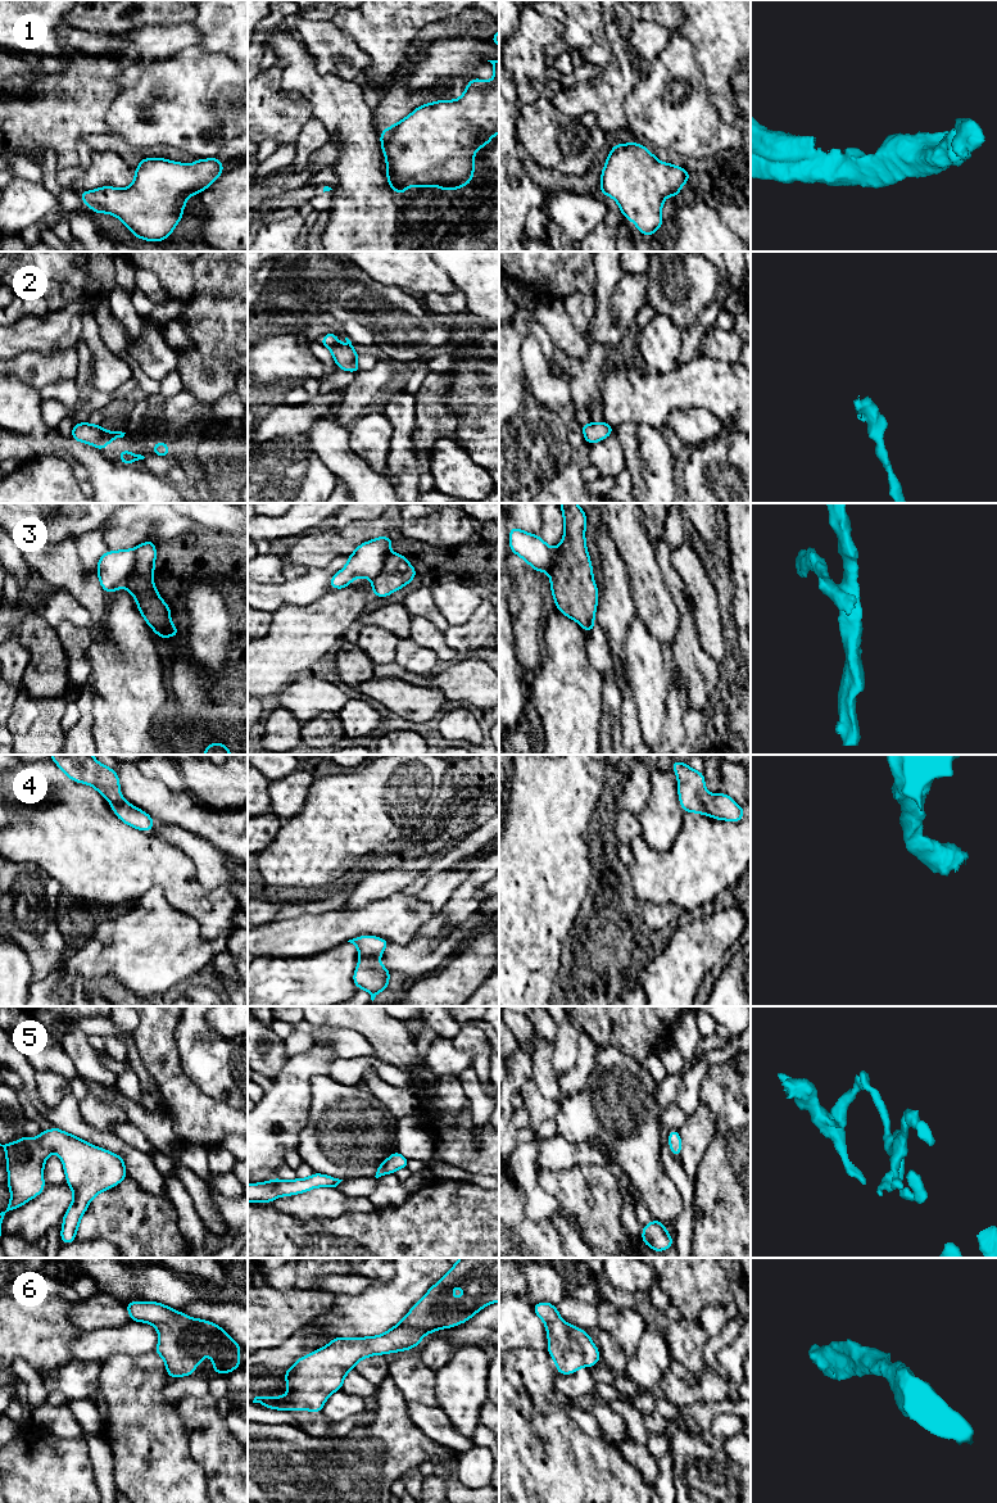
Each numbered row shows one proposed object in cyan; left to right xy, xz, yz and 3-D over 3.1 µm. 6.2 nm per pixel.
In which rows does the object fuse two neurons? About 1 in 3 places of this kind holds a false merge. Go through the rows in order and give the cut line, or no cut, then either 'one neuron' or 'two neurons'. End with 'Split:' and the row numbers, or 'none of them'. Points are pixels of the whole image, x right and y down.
1: cut none; one neuron
2: cut none; one neuron
3: cut xy (135, 549), (135, 567), (123, 585); two neurons
4: cut none; one neuron
5: cut none; one neuron
6: cut none; one neuron
Split: 3

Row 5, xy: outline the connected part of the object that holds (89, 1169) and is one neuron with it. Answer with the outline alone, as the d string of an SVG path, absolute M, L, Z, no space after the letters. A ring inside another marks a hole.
M56 1127L41 1131L37 1138L26 1135L15 1142L0 1144L0 1146L6 1155L6 1186L12 1194L8 1207L0 1212L0 1224L9 1212L45 1190L44 1164L53 1151L58 1153L64 1167L65 1182L73 1190L73 1201L63 1215L60 1231L63 1245L76 1240L80 1219L90 1201L127 1177L121 1155L94 1146Z

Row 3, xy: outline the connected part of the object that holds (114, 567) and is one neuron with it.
M133 548L108 551L98 561L96 572L100 587L109 594L124 587L135 566L136 551Z

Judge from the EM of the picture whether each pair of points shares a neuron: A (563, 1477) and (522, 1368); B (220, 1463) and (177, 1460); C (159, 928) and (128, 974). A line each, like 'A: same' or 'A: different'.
A: same
B: different
C: same

